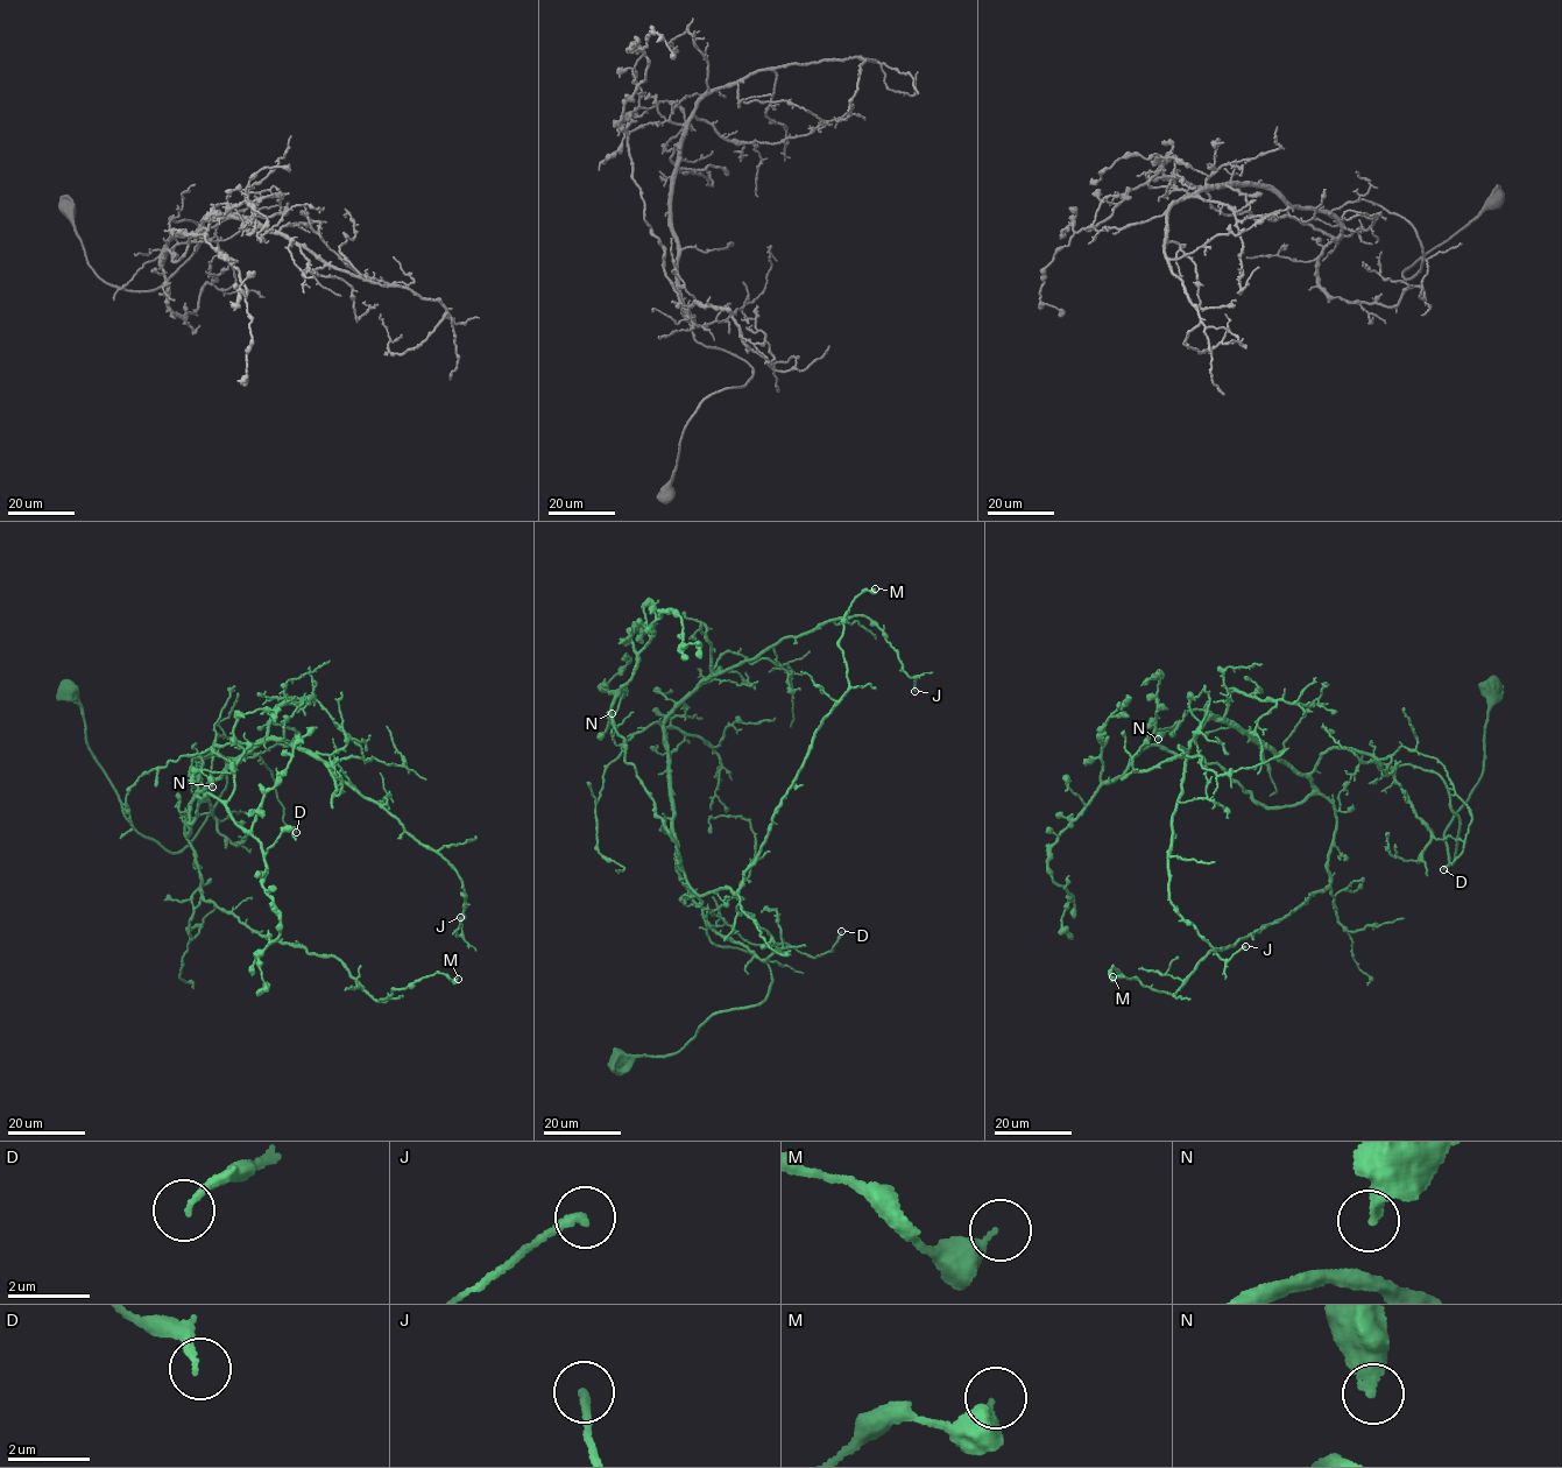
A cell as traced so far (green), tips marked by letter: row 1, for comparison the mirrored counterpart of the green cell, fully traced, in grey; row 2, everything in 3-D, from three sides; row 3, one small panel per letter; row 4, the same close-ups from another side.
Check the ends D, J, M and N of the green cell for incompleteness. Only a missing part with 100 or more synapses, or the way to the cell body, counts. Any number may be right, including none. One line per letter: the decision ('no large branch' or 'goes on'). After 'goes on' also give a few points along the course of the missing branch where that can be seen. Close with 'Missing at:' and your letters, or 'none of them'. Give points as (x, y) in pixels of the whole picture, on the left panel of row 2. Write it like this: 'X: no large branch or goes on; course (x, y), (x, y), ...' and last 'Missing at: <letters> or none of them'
D: no large branch
J: no large branch
M: no large branch
N: no large branch
Missing at: none of them

